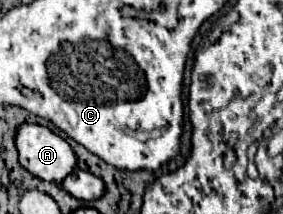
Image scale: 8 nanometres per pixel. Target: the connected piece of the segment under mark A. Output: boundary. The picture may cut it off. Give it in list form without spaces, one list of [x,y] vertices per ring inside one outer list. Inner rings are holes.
[[[22,125],[16,135],[20,165],[42,181],[62,183],[78,165],[78,159],[60,135],[42,125]]]

